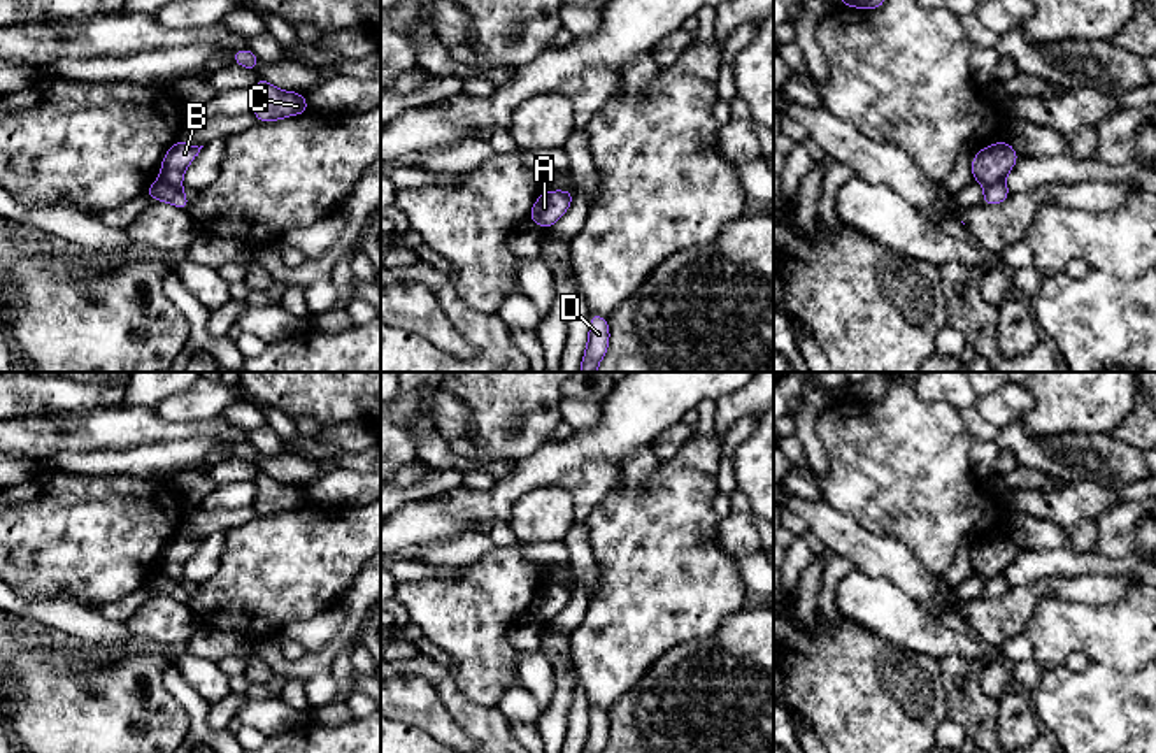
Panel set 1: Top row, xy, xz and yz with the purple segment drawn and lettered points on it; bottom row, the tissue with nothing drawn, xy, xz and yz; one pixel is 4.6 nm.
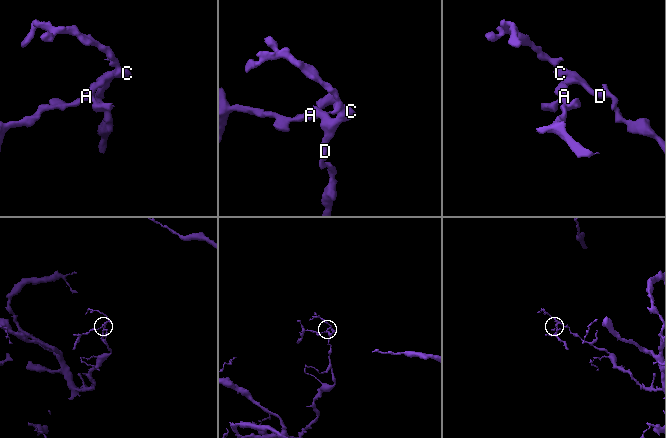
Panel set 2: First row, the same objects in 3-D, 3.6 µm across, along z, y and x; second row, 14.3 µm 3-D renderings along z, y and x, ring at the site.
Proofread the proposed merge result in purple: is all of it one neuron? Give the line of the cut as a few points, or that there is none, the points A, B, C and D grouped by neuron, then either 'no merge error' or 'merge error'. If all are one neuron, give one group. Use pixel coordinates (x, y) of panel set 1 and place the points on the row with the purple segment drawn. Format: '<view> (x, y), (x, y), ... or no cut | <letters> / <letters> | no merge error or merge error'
xy (160, 176), (179, 188) | A / B C D | merge error

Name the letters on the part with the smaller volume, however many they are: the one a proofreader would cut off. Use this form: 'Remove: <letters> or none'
Remove: A

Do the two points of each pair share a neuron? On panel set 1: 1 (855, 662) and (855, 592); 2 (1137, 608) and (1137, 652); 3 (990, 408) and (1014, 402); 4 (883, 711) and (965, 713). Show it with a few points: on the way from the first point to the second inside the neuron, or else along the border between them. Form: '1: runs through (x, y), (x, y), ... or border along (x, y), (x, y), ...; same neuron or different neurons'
1: border along (841, 616), (891, 645); different neurons
2: runs through (1137, 618), (1137, 641); same neuron
3: runs through (995, 408), (1009, 402); same neuron
4: border along (941, 673), (946, 683), (948, 717); different neurons

